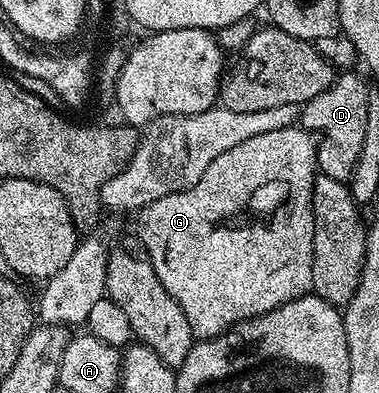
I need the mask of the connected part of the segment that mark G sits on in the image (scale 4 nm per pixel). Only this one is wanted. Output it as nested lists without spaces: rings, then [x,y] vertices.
[[[301,125],[288,129],[275,129],[273,133],[260,133],[241,145],[228,149],[228,153],[220,153],[208,169],[204,169],[204,177],[196,181],[187,191],[177,191],[168,197],[160,197],[160,201],[152,201],[152,205],[143,207],[138,219],[137,238],[142,240],[144,249],[150,258],[152,269],[156,269],[156,277],[160,277],[160,285],[168,289],[170,296],[177,301],[180,309],[184,309],[184,317],[188,317],[195,340],[211,339],[224,333],[229,327],[243,323],[246,319],[255,319],[288,301],[298,299],[313,288],[312,281],[312,241],[314,240],[314,214],[312,213],[312,191],[314,177],[318,171],[318,145],[315,136]]]

